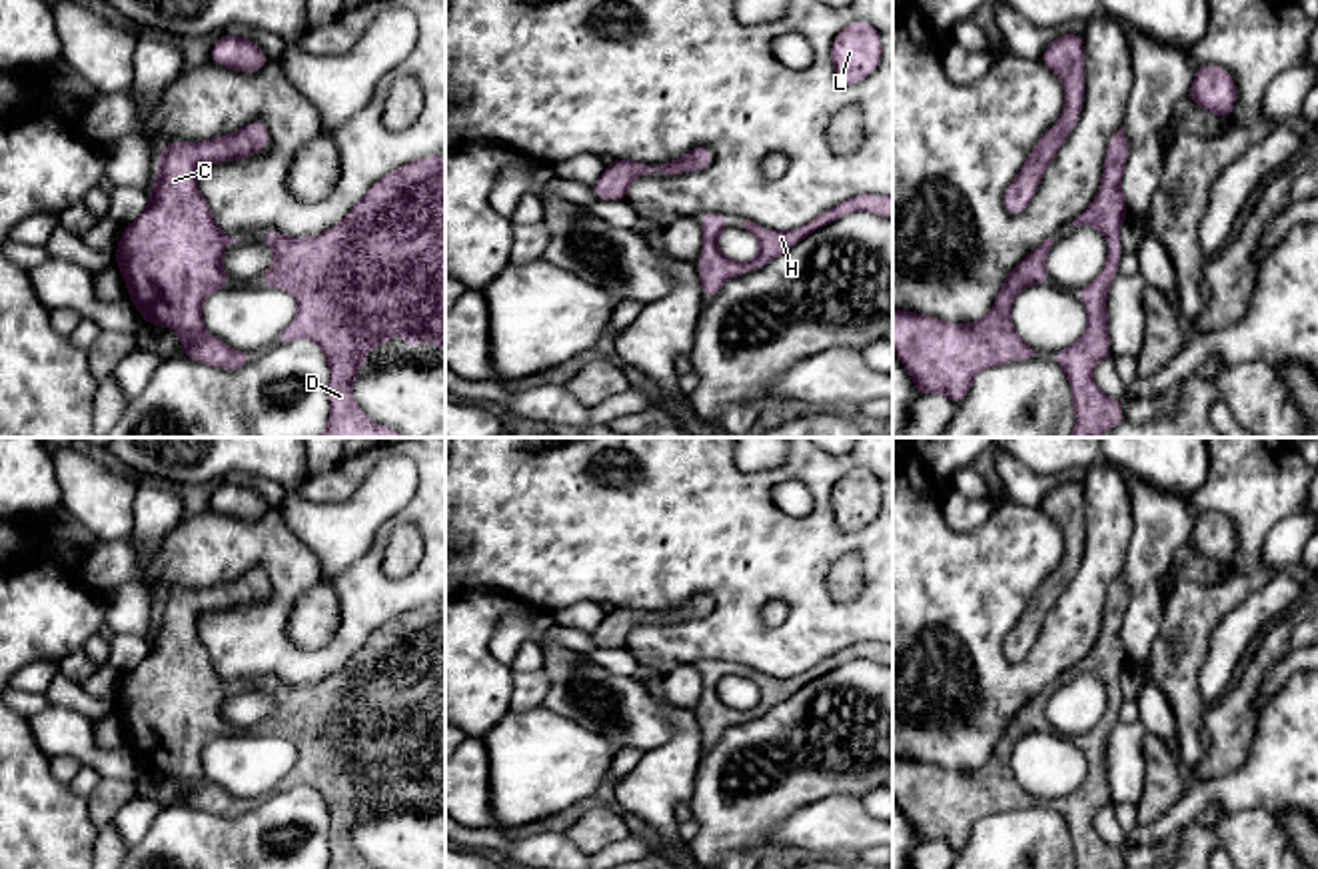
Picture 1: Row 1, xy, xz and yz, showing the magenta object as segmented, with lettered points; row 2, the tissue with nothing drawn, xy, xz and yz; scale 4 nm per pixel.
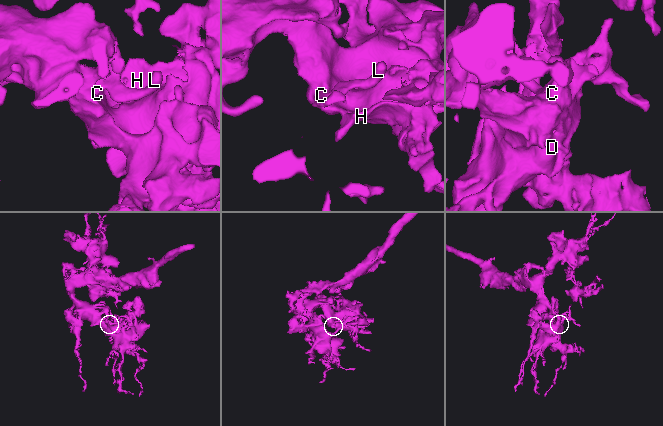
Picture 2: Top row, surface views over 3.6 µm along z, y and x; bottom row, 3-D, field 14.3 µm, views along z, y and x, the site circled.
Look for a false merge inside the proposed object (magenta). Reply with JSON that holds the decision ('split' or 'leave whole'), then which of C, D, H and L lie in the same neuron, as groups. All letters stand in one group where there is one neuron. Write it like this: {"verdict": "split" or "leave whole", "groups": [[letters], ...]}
{"verdict": "leave whole", "groups": [["C", "D", "H", "L"]]}

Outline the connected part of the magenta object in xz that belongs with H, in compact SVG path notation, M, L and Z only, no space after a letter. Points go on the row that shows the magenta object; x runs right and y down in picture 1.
M859 194L825 210L797 230L769 230L747 220L745 230L759 242L759 254L749 262L725 258L717 248L721 232L729 228L727 216L699 214L695 220L703 230L703 252L699 256L697 270L703 288L703 302L713 300L721 286L729 280L765 268L777 256L789 252L811 234L853 212L871 212L893 220L893 198L879 194Z

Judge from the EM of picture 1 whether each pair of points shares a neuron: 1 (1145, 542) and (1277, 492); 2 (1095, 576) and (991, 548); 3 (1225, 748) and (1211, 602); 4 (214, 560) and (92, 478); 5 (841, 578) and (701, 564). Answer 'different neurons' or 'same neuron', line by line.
1: different neurons
2: same neuron
3: different neurons
4: different neurons
5: different neurons

